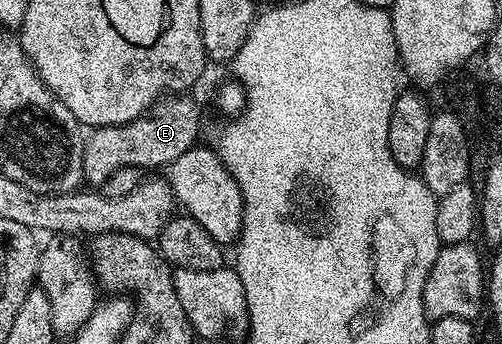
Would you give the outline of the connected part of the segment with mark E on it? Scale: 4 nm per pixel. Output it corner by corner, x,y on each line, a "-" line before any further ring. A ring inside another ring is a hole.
187,94
160,98
136,120
94,129
83,142
83,179
88,185
103,186
122,168
159,168
196,147
199,136
199,104

